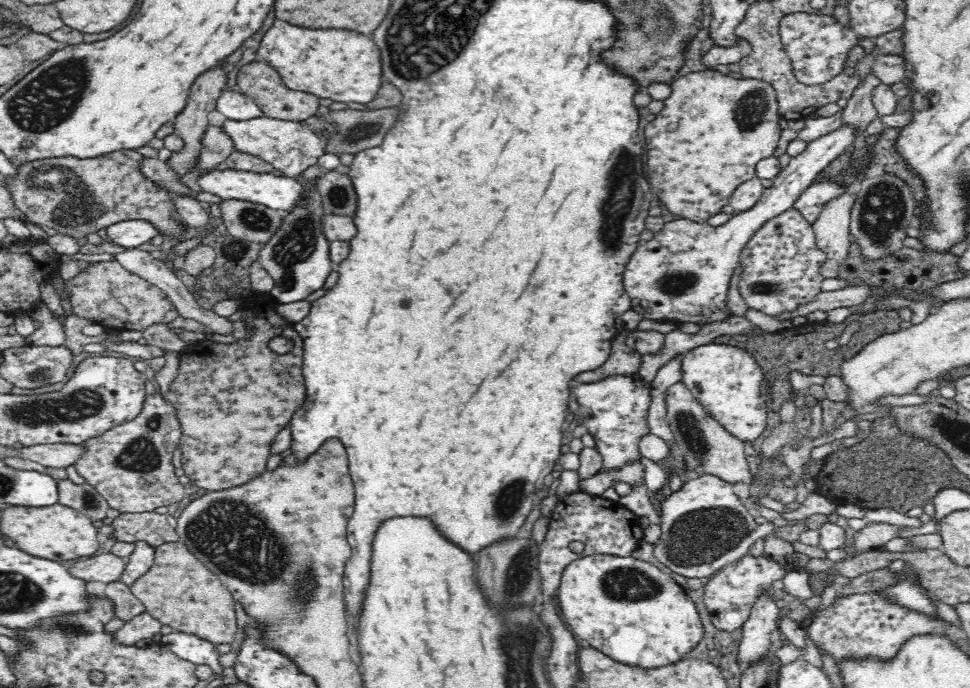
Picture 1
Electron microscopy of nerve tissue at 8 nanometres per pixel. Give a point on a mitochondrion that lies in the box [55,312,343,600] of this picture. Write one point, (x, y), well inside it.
(232, 534)

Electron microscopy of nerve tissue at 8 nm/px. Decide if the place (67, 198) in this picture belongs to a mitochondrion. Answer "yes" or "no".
yes

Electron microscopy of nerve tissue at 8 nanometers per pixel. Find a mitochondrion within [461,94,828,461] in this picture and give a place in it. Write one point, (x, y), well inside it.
(620, 186)

